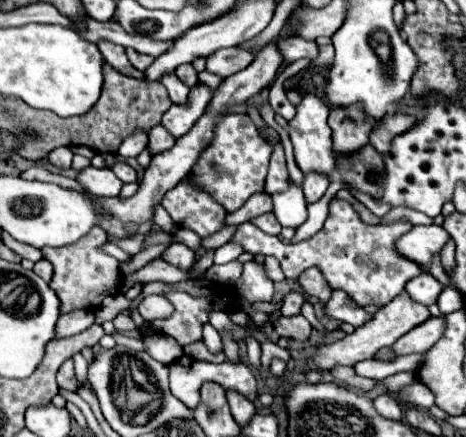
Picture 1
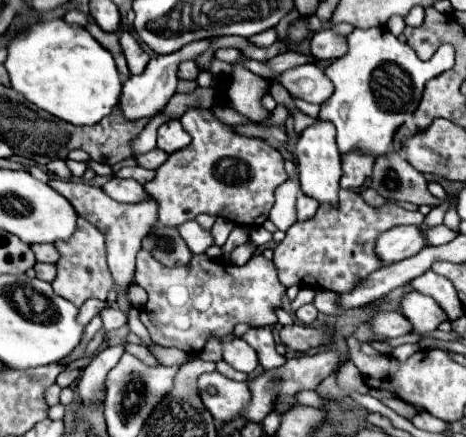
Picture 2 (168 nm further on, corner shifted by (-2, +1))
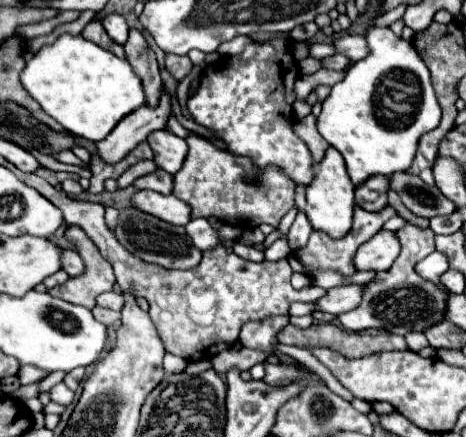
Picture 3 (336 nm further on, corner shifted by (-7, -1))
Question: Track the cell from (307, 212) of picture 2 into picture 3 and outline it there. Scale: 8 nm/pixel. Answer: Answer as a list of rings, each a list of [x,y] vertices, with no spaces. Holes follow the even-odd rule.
[[[300,211],[296,215],[296,221],[292,223],[290,231],[288,231],[288,241],[290,241],[290,251],[294,253],[294,249],[300,249],[306,245],[308,237],[312,233],[312,223],[308,219],[308,215],[304,211]]]

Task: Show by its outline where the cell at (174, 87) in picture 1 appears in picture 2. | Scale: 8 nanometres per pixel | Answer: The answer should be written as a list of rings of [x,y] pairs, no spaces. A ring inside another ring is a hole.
[[[189,109],[181,117],[181,125],[191,135],[191,145],[171,153],[169,159],[157,169],[157,177],[145,185],[145,191],[149,191],[151,197],[159,199],[159,221],[163,225],[177,227],[189,219],[195,219],[201,213],[207,213],[215,217],[225,217],[239,227],[263,225],[275,203],[275,189],[287,181],[281,153],[263,143],[263,139],[241,137],[233,133],[231,127],[219,123],[211,115],[211,111],[205,109]]]

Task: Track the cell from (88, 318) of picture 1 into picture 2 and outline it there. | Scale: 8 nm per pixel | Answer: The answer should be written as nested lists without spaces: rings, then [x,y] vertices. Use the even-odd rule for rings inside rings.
[[[89,299],[89,301],[85,301],[83,305],[81,305],[81,309],[79,309],[79,323],[83,323],[83,325],[87,325],[99,311],[103,311],[107,307],[107,303],[105,301],[99,301],[99,299]]]

